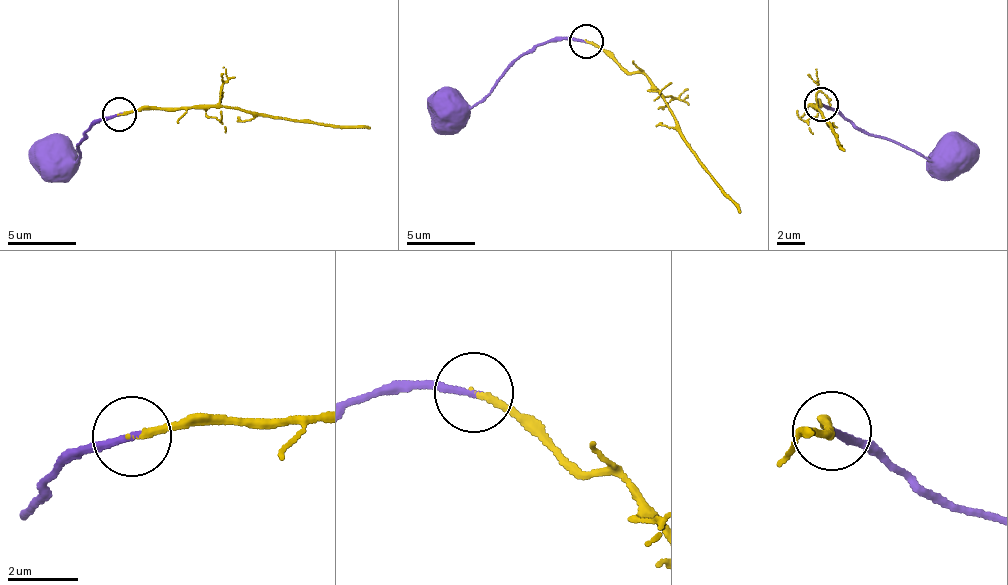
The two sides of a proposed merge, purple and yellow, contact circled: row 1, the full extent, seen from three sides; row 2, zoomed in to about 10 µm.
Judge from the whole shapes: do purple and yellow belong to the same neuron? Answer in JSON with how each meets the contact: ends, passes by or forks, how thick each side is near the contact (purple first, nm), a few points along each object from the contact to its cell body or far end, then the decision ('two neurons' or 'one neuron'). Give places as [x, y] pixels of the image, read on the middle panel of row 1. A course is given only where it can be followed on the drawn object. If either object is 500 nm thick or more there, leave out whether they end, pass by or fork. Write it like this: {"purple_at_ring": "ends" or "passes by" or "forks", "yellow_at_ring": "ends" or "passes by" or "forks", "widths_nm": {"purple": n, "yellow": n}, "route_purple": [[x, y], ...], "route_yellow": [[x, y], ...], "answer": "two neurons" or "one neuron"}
{"purple_at_ring": "ends", "yellow_at_ring": "ends", "widths_nm": {"purple": 200, "yellow": 180}, "route_purple": [[587, 42], [558, 37], [544, 41], [450, 128], [446, 121]], "route_yellow": [[587, 42], [631, 72], [643, 73], [711, 177], [741, 213]], "answer": "one neuron"}

